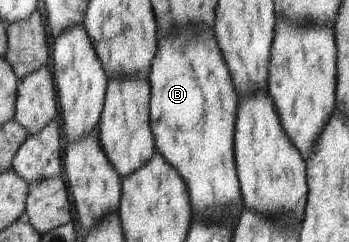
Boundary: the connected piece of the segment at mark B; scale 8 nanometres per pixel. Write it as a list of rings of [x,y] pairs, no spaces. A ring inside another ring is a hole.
[[[184,27],[172,35],[160,35],[149,79],[155,148],[186,181],[193,217],[212,219],[214,223],[237,223],[244,208],[235,159],[239,96],[212,29],[202,35],[202,31]]]

